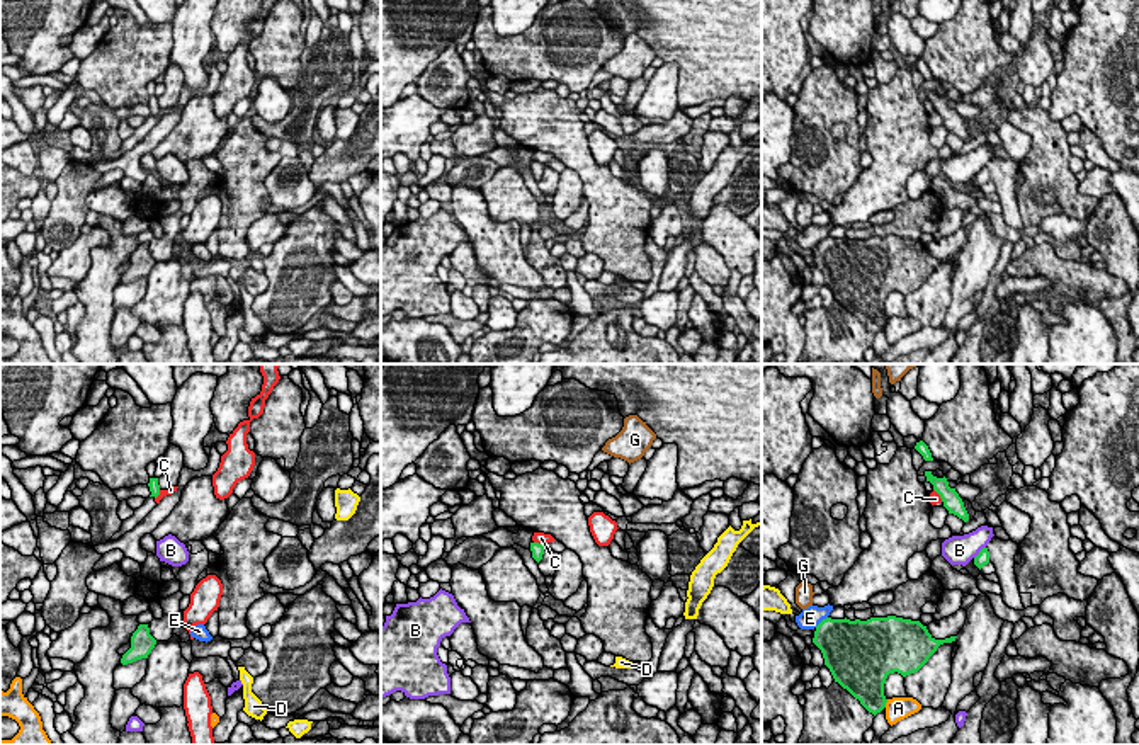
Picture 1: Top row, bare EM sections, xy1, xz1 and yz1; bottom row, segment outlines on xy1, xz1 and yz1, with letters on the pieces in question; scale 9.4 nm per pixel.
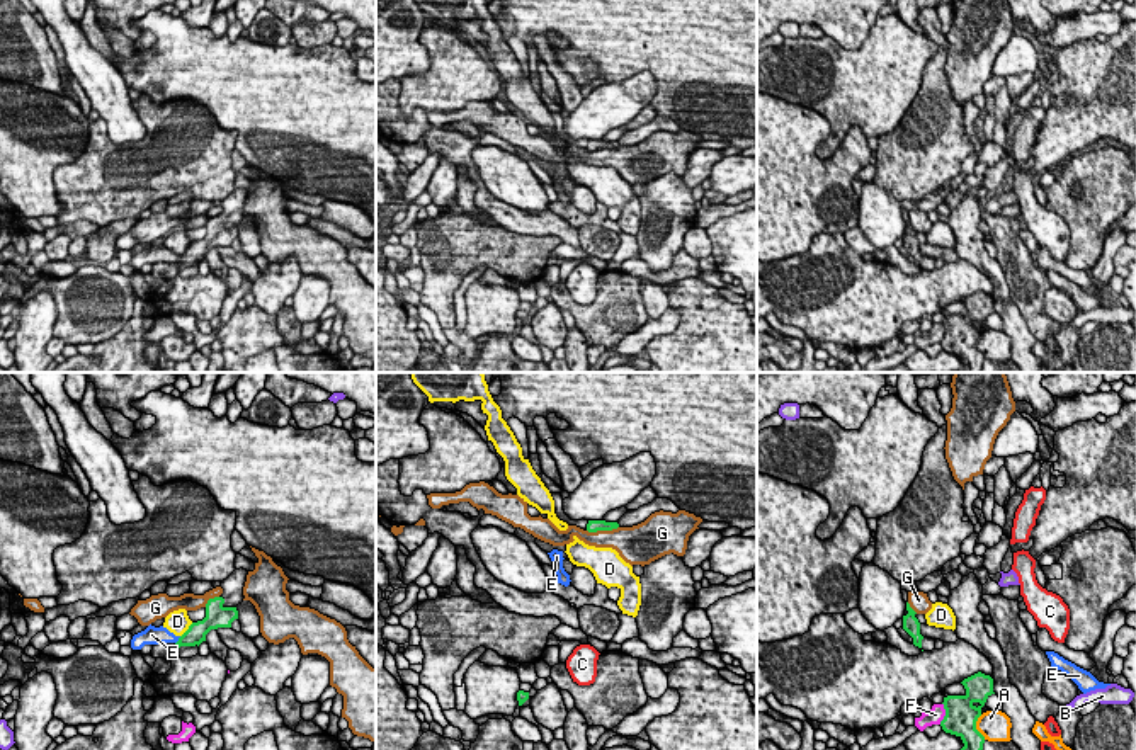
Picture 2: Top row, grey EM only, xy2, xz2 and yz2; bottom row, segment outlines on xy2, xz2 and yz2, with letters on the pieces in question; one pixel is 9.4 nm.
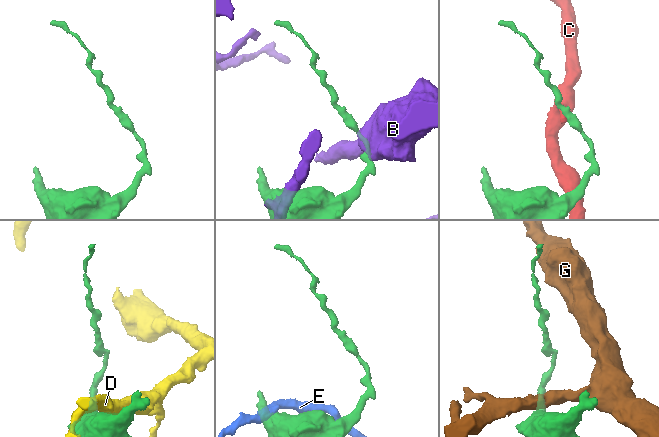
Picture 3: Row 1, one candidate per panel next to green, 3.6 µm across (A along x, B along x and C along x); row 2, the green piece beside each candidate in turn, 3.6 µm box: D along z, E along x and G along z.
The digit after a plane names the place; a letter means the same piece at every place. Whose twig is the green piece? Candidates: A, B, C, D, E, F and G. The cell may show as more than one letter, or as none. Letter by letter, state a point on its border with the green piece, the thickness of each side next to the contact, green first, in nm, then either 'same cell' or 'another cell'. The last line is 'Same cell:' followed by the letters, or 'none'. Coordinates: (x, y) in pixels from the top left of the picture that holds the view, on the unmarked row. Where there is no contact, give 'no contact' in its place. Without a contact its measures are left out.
A: yz2 (975, 346) | 300/280 nm | another cell
B: yz1 (980, 172) | 130/280 nm | another cell
C: xz1 (538, 162) | 130/120 nm | another cell
D: xy2 (187, 249) | 190/220 nm | another cell
E: yz1 (821, 240) | 420/200 nm | another cell
F: yz2 (946, 332) | 300/160 nm | another cell
G: xz2 (602, 148) | 120/260 nm | another cell
Same cell: none

